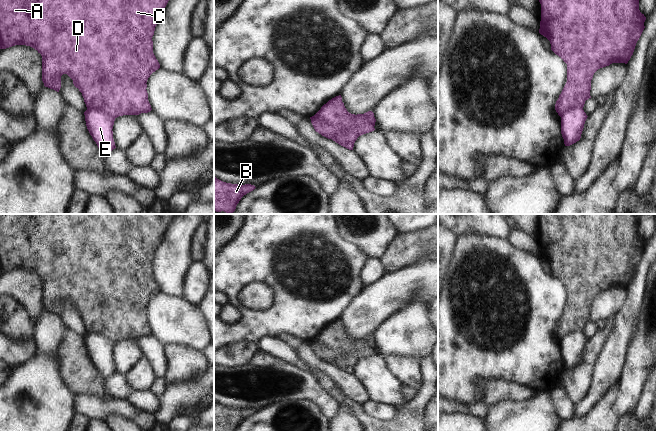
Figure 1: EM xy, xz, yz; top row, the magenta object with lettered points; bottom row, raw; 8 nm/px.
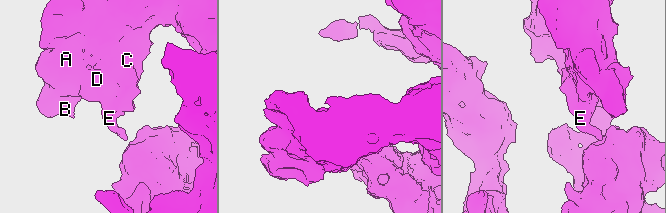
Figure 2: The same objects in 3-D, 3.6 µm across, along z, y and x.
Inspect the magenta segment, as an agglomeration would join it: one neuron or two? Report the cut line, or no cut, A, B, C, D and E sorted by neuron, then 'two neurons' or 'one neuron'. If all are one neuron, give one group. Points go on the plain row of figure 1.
xz (311, 343), (322, 343), (332, 349), (343, 351), (346, 355) | A B C D / E | two neurons

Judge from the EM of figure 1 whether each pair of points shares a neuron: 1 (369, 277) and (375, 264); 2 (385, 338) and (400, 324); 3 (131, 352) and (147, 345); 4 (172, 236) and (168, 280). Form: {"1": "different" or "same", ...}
{"1": "same", "2": "same", "3": "different", "4": "same"}

